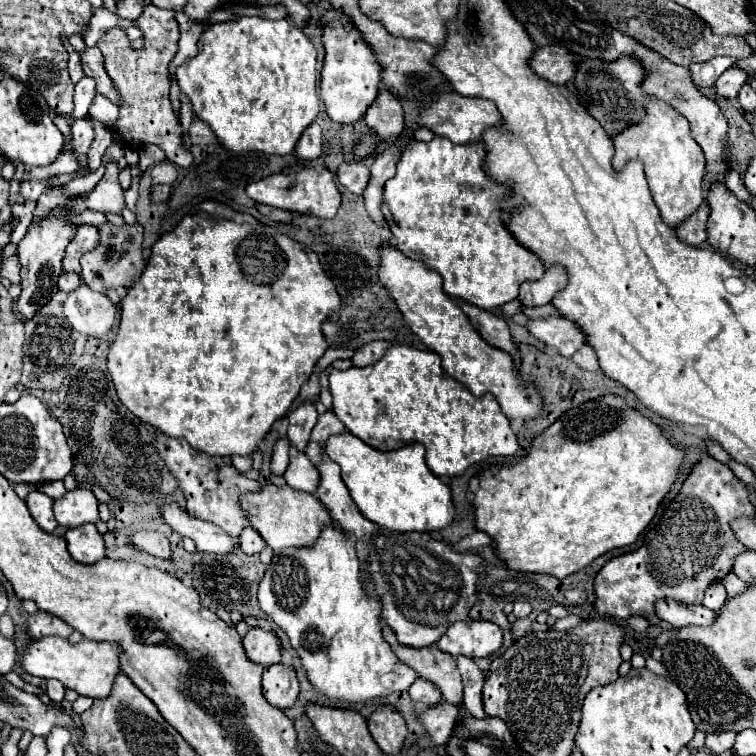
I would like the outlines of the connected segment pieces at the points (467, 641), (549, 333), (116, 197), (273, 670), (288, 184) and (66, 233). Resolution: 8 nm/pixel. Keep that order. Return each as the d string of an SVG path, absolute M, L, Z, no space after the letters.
M470 621L452 623L446 633L438 639L438 649L450 655L466 657L488 657L496 653L504 643L504 633L496 623L490 621Z
M534 319L526 325L526 329L542 343L556 347L564 357L572 357L582 345L588 345L588 335L570 319Z
M110 159L104 165L102 179L86 197L86 207L100 211L100 213L122 215L126 203L124 203L124 189L118 181L118 161Z
M276 663L264 669L262 675L262 687L264 697L270 705L276 705L278 709L286 709L296 703L300 693L300 683L296 677L296 671L290 665Z
M304 165L300 169L290 169L284 173L268 175L264 179L252 181L246 187L246 195L254 199L256 203L272 205L278 209L286 209L292 213L306 213L306 215L316 215L322 219L332 219L340 207L340 191L334 181L334 173L328 167L314 167L314 165Z
M64 205L60 209L48 211L40 221L32 221L28 233L18 243L18 259L22 263L22 295L18 297L16 311L22 315L22 321L30 319L50 297L58 291L58 277L62 273L62 259L68 243L74 239L78 225L70 223L72 211Z

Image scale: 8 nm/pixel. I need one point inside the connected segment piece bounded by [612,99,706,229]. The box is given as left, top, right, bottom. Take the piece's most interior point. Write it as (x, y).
(674, 163)

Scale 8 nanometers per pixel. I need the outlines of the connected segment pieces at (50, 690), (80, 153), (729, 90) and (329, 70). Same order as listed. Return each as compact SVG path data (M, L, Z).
M48 679L46 693L50 695L50 699L54 703L62 703L62 699L64 699L64 685L60 681L56 681L56 679Z
M90 117L76 119L76 121L72 123L72 135L74 135L74 151L76 151L76 157L78 157L80 165L86 167L86 153L88 153L88 149L90 149L92 139L94 139L92 119L90 119Z
M736 67L726 69L726 71L720 75L720 79L716 81L716 85L714 85L716 95L718 95L718 97L724 97L724 99L734 99L734 97L738 95L740 87L744 85L746 77L748 77L746 71L740 71L740 69L736 69Z
M328 9L322 13L322 43L326 49L320 95L326 107L326 113L332 121L338 123L356 123L364 117L366 109L374 103L380 93L382 83L382 65L376 59L376 51L370 43L364 41L362 33L352 25L352 21L340 9Z

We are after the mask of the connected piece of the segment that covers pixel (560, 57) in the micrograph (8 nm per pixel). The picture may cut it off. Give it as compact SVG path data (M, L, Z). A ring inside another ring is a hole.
M540 47L532 53L530 67L536 75L550 81L552 85L564 85L572 79L572 71L576 69L576 59L562 47Z

